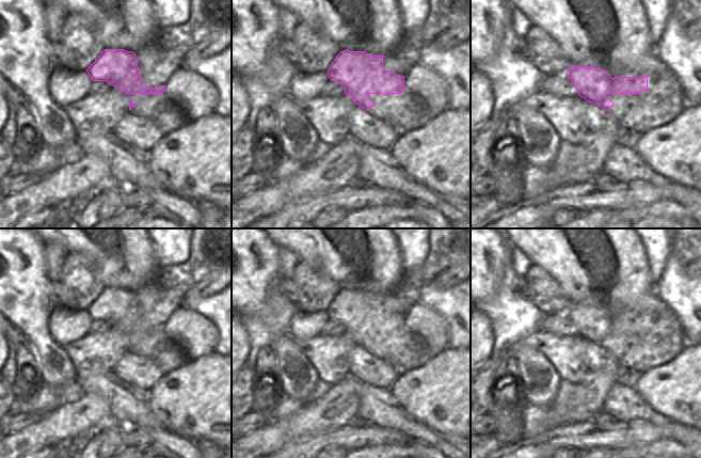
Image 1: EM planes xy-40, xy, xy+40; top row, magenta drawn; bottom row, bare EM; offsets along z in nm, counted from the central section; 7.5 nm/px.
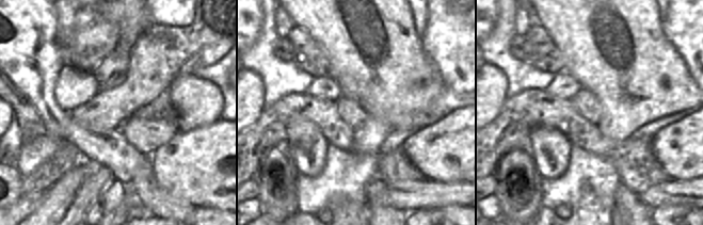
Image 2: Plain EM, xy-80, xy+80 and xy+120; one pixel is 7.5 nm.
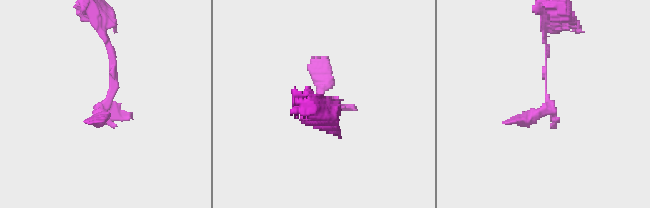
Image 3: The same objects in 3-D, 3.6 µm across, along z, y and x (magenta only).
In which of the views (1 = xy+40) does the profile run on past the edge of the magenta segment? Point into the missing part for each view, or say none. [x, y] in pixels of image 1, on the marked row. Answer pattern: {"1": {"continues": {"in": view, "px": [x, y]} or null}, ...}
{"1": {"continues": {"in": "xy+40", "px": [569, 89]}}}

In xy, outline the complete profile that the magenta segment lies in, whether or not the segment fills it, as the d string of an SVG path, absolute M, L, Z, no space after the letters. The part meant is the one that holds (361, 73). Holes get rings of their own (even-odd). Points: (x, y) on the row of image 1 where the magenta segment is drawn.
M340 51L328 69L330 80L321 96L350 96L355 105L369 111L376 104L367 94L401 94L404 77L383 69L384 56L365 51Z

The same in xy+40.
M574 65L569 68L565 75L563 75L564 82L562 89L554 94L555 96L580 96L588 102L593 102L602 109L609 111L610 107L615 104L610 100L608 94L621 94L623 96L627 94L640 94L642 90L648 90L648 75L640 75L638 77L615 77L611 78L609 74L593 66L578 66Z

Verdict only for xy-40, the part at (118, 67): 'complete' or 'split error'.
split error

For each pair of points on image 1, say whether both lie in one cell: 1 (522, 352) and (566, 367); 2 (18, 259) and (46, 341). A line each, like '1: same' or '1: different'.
1: different
2: same

